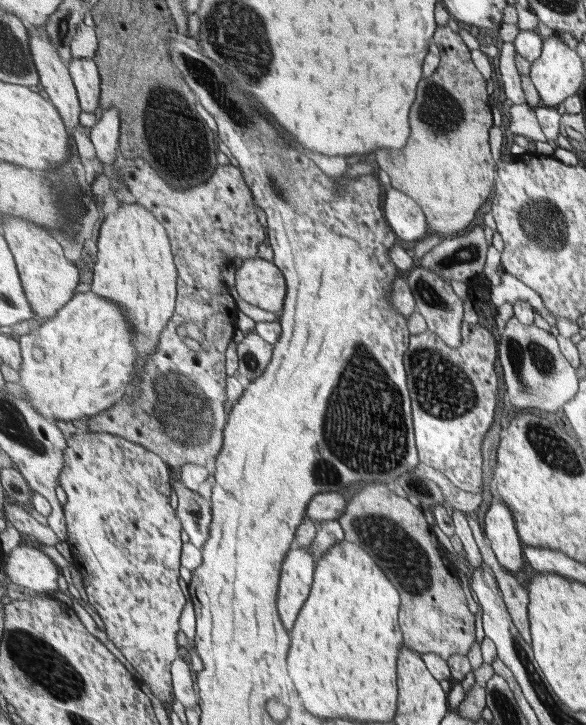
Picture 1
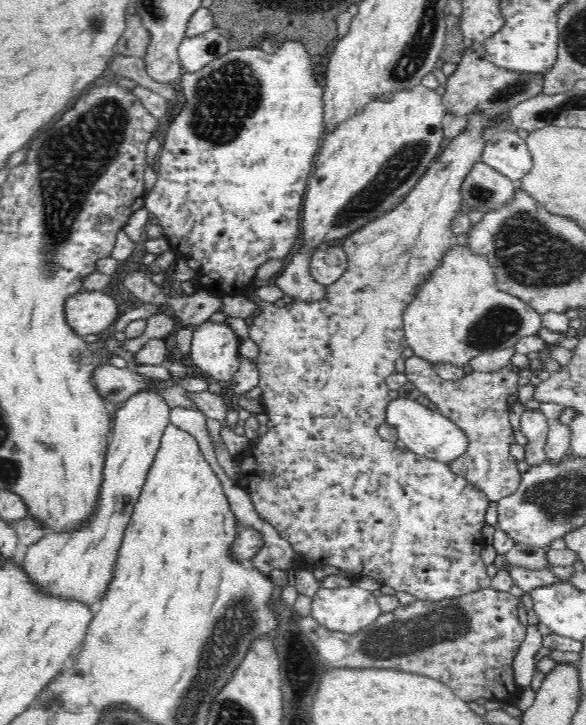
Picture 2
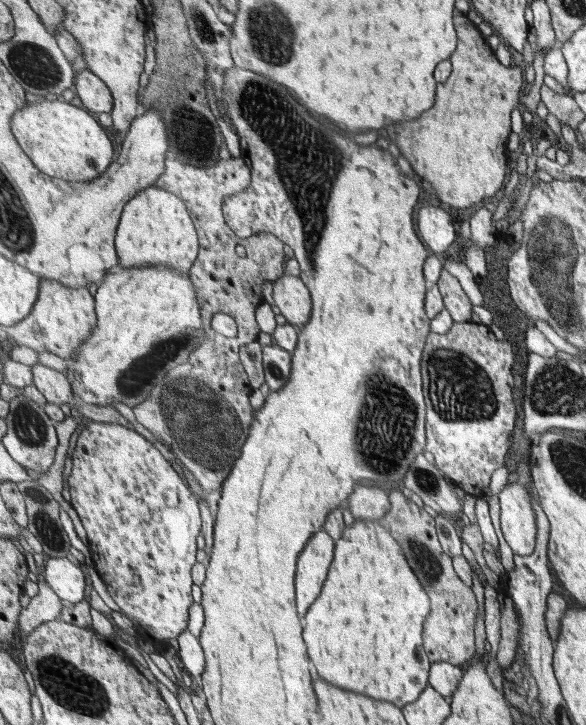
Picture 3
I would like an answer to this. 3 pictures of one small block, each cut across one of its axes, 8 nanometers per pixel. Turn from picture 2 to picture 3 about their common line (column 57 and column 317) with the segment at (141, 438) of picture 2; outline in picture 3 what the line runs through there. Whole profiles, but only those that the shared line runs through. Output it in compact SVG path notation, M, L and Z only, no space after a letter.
M324 529L316 532L299 557L296 571L296 600L298 616L302 620L309 608L322 595L335 560L334 537Z

